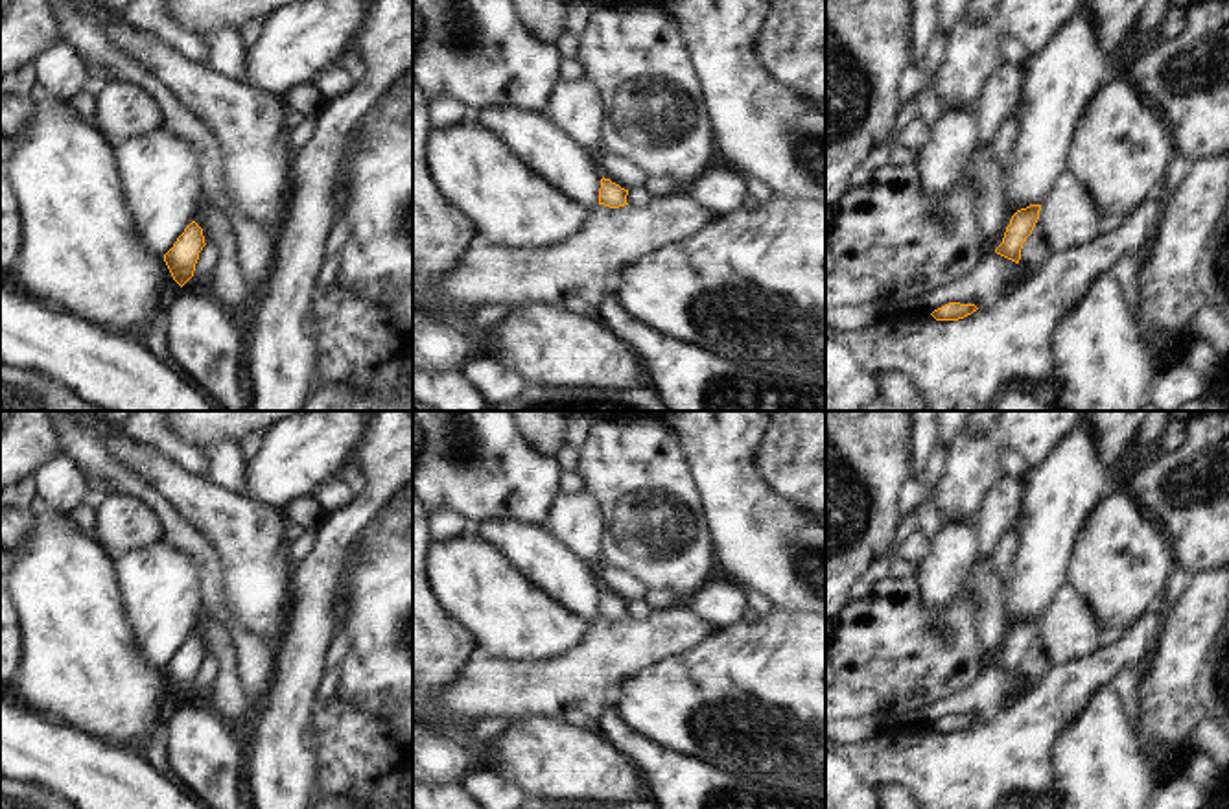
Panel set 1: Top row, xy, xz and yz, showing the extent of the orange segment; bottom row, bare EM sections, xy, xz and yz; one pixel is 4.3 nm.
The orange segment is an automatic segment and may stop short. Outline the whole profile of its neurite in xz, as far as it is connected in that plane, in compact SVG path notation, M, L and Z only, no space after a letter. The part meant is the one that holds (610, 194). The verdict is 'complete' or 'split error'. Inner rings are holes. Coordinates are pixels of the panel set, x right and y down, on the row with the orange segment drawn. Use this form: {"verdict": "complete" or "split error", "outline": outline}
{"verdict": "complete", "outline": "M601 179L599 188L599 205L619 208L628 205L626 203L628 190L621 188L619 184L612 182L610 179Z"}

